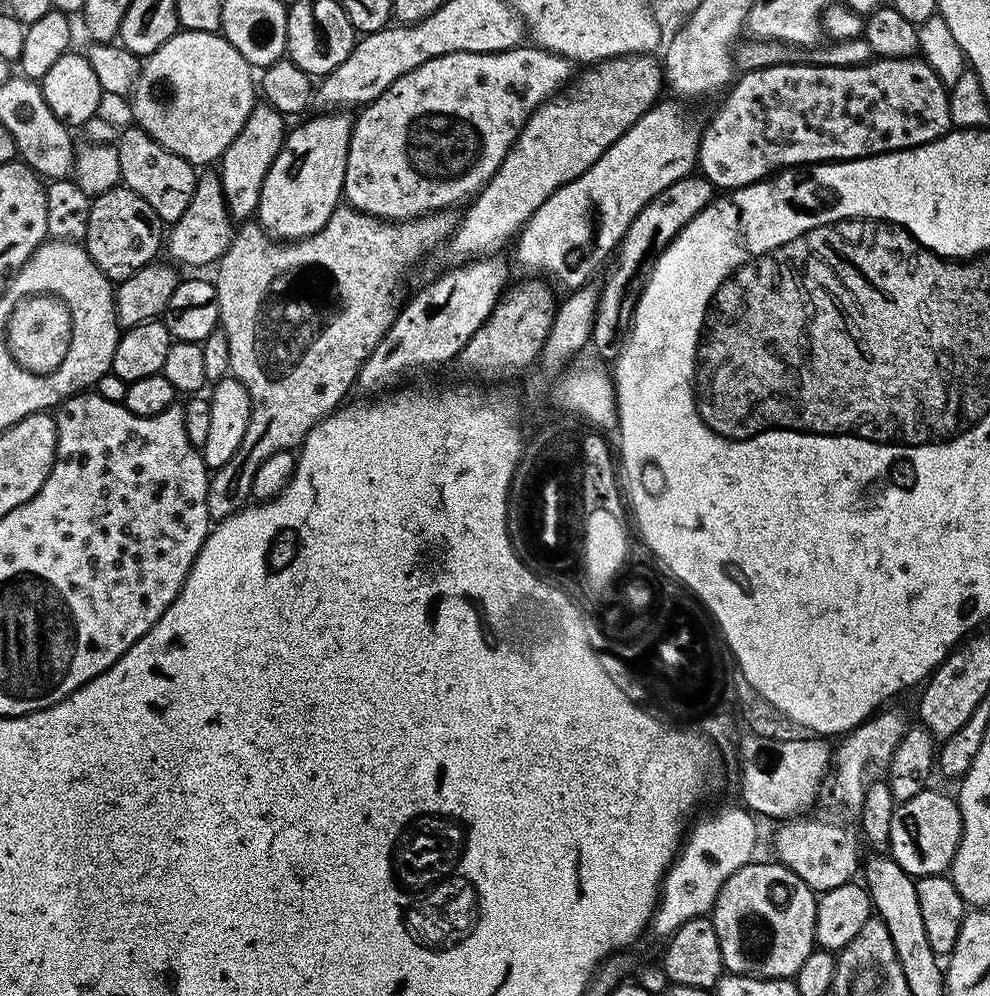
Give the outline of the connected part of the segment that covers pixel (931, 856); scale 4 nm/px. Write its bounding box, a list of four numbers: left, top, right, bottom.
[887,790,962,878]

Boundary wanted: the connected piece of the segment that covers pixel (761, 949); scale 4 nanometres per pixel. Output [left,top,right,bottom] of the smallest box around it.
[711,863,817,980]

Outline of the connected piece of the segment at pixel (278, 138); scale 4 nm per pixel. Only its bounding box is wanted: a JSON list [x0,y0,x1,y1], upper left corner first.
[218,102,286,222]

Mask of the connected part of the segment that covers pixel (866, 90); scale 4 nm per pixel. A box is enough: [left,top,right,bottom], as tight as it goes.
[698,55,953,189]

